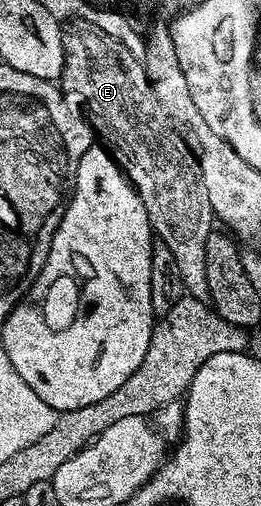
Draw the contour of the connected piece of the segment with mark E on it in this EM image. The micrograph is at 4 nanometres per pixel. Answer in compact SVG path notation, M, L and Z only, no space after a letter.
M73 22L64 29L61 48L65 51L65 61L61 67L59 87L65 95L70 108L83 114L93 135L107 149L110 156L128 176L136 188L143 206L147 210L149 225L152 226L156 239L171 250L175 263L179 265L179 275L183 278L186 293L196 300L209 300L207 286L207 238L214 231L214 214L211 202L207 198L207 186L203 186L203 178L199 174L199 166L187 150L183 138L167 122L167 114L159 107L155 94L151 94L151 82L147 82L147 74L142 61L136 60L115 38L103 34L92 24Z

